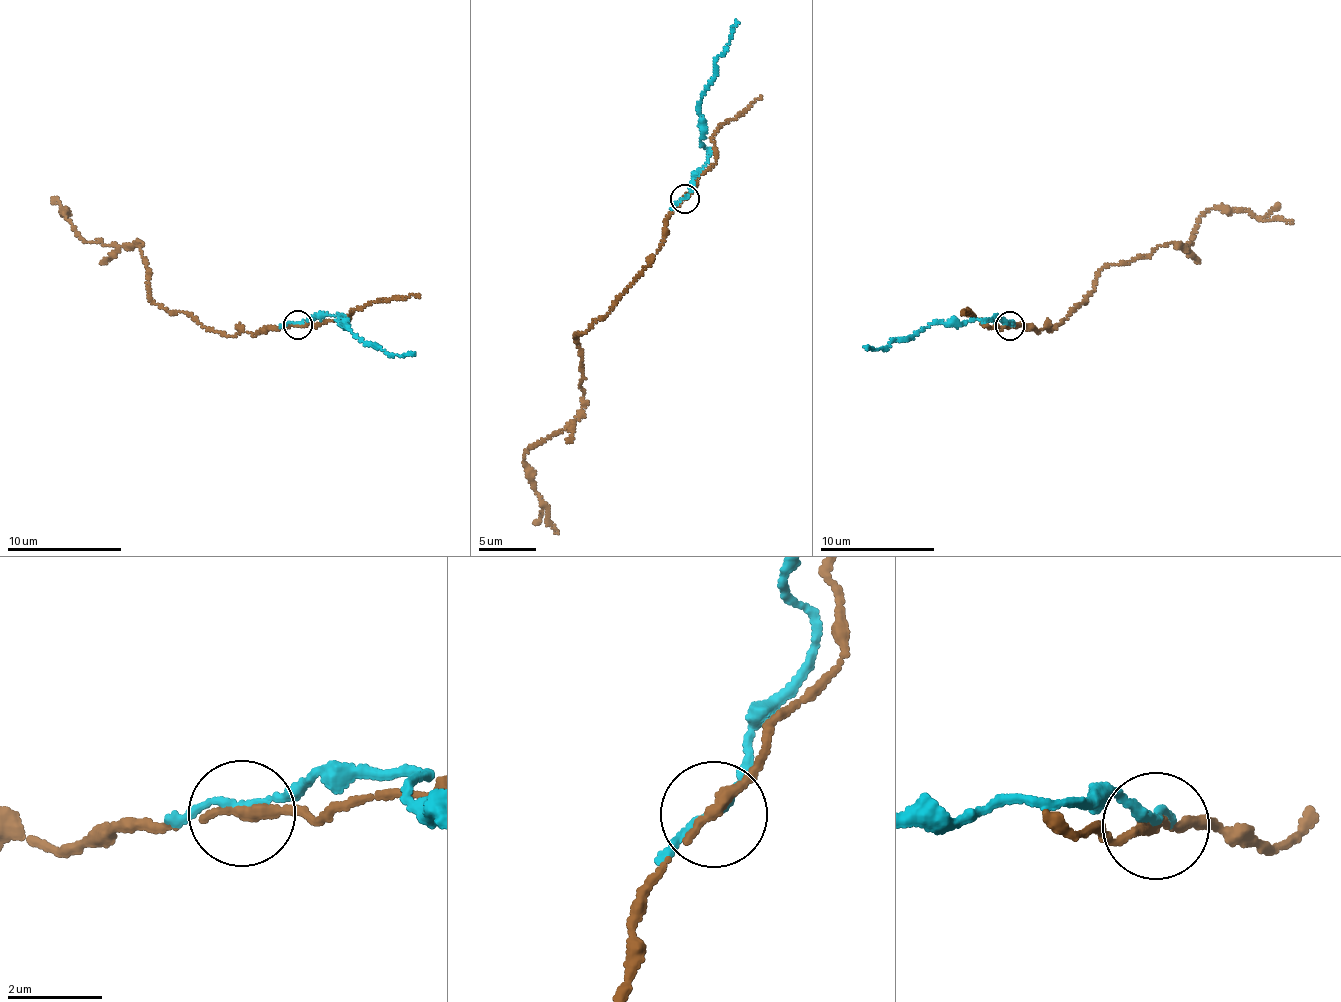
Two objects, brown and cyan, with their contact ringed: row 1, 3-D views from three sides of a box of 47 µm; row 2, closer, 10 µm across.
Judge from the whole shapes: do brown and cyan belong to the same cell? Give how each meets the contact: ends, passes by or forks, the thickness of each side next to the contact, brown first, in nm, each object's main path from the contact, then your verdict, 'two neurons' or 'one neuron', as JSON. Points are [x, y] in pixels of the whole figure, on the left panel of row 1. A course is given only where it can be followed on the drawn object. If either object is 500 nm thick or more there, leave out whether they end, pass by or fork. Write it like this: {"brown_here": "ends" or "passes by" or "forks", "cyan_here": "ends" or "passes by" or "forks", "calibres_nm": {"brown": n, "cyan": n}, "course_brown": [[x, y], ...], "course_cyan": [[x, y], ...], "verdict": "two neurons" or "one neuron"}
{"brown_here": "passes by", "cyan_here": "passes by", "calibres_nm": {"brown": 200, "cyan": 140}, "course_brown": [[296, 325], [224, 334], [183, 312], [166, 311], [150, 297], [142, 242], [86, 242], [60, 211], [67, 211]], "course_cyan": [[296, 323], [338, 313], [339, 325], [386, 353], [413, 353]], "verdict": "two neurons"}

